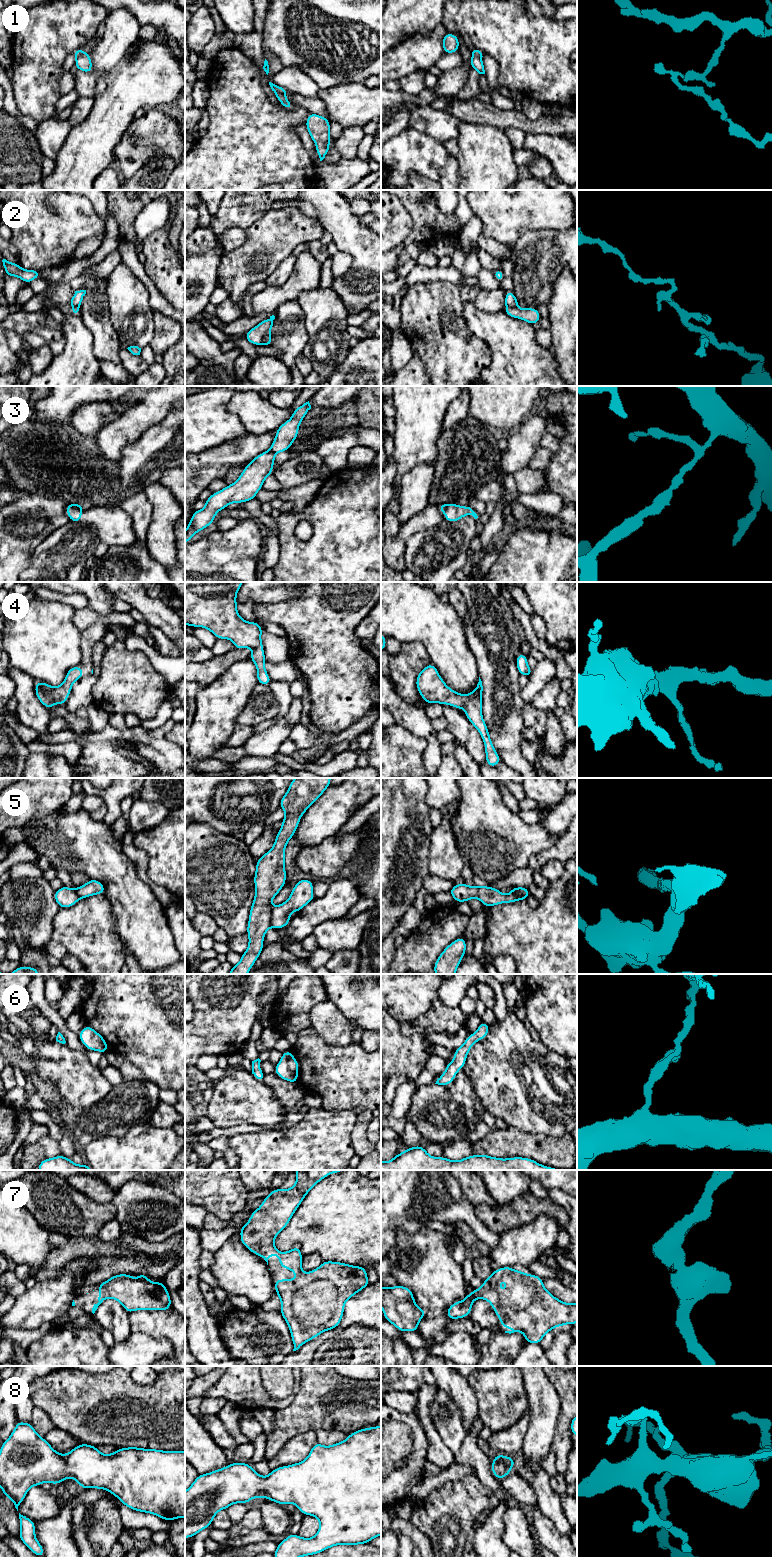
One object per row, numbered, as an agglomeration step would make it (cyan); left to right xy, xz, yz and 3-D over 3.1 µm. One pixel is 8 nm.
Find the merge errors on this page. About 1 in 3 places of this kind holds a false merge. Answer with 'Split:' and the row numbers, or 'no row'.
Split: 1, 2, 3, 5

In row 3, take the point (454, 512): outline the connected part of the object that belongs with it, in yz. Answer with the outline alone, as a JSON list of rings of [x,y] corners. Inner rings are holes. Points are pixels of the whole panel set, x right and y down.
[[[452,503],[447,505],[445,510],[446,517],[444,518],[447,522],[456,522],[466,515],[472,515],[475,519],[478,518],[477,514],[468,506],[459,506]]]

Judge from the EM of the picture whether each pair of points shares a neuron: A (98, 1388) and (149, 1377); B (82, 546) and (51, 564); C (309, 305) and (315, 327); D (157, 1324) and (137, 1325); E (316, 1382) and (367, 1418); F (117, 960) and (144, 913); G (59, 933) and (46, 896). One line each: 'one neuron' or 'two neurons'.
A: two neurons
B: one neuron
C: one neuron
D: one neuron
E: one neuron
F: two neurons
G: two neurons

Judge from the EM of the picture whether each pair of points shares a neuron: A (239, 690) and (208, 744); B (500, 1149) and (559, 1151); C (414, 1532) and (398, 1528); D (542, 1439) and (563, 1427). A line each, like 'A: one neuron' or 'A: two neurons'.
A: one neuron
B: one neuron
C: one neuron
D: two neurons

